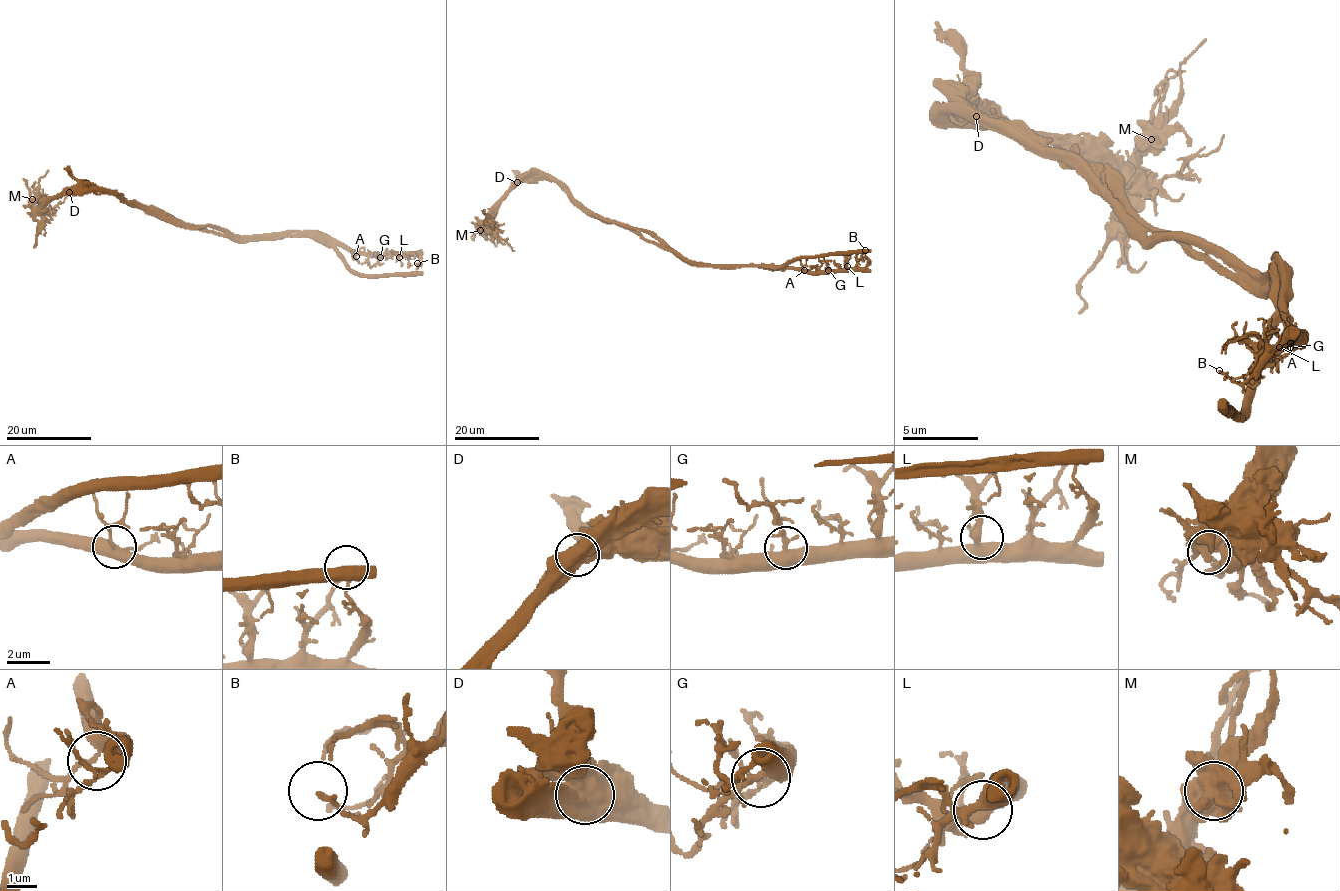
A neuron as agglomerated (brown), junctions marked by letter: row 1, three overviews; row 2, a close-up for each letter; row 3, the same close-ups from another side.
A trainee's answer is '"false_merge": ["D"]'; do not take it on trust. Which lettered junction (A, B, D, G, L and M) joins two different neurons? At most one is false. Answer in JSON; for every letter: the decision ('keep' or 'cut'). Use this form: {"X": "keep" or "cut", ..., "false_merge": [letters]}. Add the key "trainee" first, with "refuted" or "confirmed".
{"trainee": "confirmed", "A": "keep", "B": "keep", "D": "cut", "G": "keep", "L": "keep", "M": "keep", "false_merge": ["D"]}

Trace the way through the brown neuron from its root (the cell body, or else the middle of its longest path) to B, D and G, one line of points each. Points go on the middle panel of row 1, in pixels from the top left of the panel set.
B: (641, 237), (696, 262), (795, 267), (803, 272), (861, 271), (868, 262), (865, 250)
D: (641, 237), (612, 222), (588, 215), (553, 181), (521, 178), (517, 182)
G: (641, 237), (696, 262), (795, 267), (803, 272), (828, 270)

